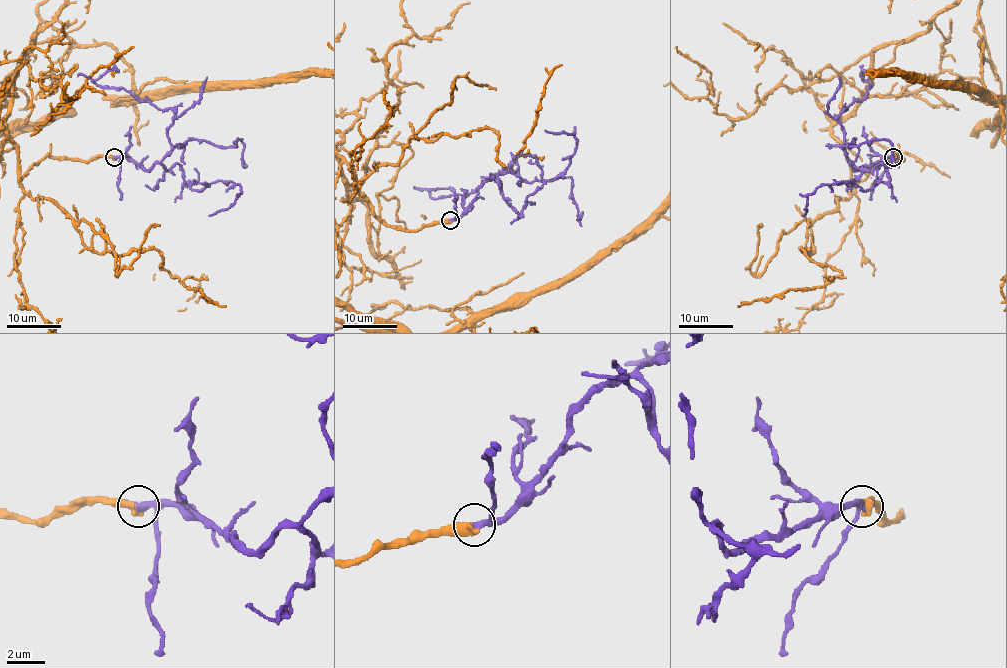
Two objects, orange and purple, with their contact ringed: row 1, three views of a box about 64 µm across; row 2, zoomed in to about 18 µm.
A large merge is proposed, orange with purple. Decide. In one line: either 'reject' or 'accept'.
accept

